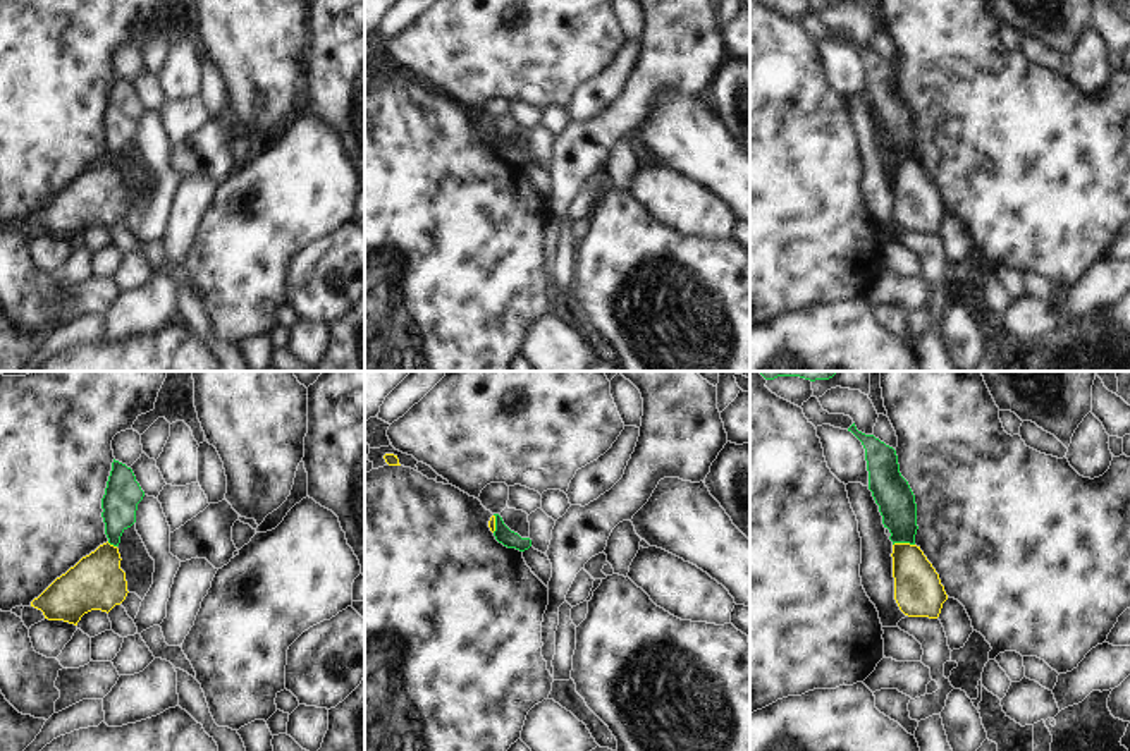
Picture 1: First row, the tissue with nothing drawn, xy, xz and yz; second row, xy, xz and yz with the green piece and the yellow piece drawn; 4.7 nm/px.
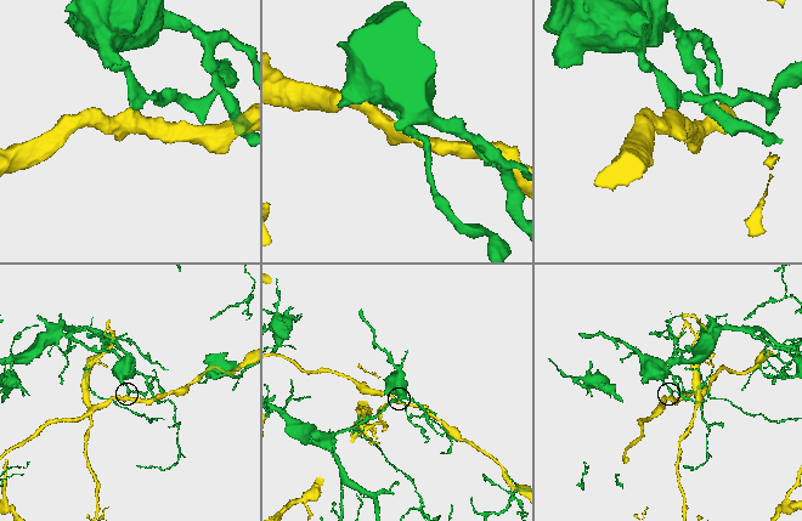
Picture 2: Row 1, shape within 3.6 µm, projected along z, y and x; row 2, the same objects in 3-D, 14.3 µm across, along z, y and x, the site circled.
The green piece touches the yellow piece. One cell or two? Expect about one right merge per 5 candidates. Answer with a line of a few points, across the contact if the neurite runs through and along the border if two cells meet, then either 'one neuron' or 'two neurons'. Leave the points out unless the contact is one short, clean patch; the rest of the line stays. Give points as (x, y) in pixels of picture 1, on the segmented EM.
two neurons

